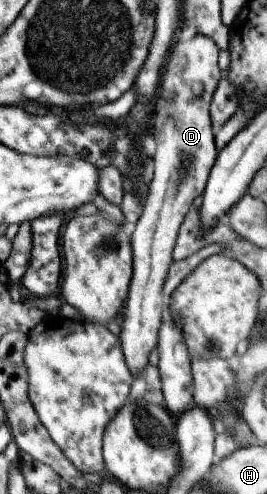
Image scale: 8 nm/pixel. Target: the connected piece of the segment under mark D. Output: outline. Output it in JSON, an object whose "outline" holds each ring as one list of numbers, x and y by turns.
{"outline":[[196,32,190,40,176,43,165,64,164,77,162,77,164,83,158,91,162,99,152,101,156,105,156,111,153,113,153,137,157,147,152,158,151,190,144,201,144,213,131,235,133,252,135,253,135,276,132,279,127,306,124,307,120,318,121,332,119,337,133,377,140,375,148,367,152,351,159,347,160,325,163,323,164,311,171,306,171,297,164,295,164,283,166,283,170,265,174,263,176,243,196,197,200,197,207,190,212,167,215,167,219,158,219,152,216,149,215,128,211,119,211,102,215,98,216,91,219,90,223,77,223,72,219,67,220,55,220,47,216,41,211,36,202,35,202,33]]}

